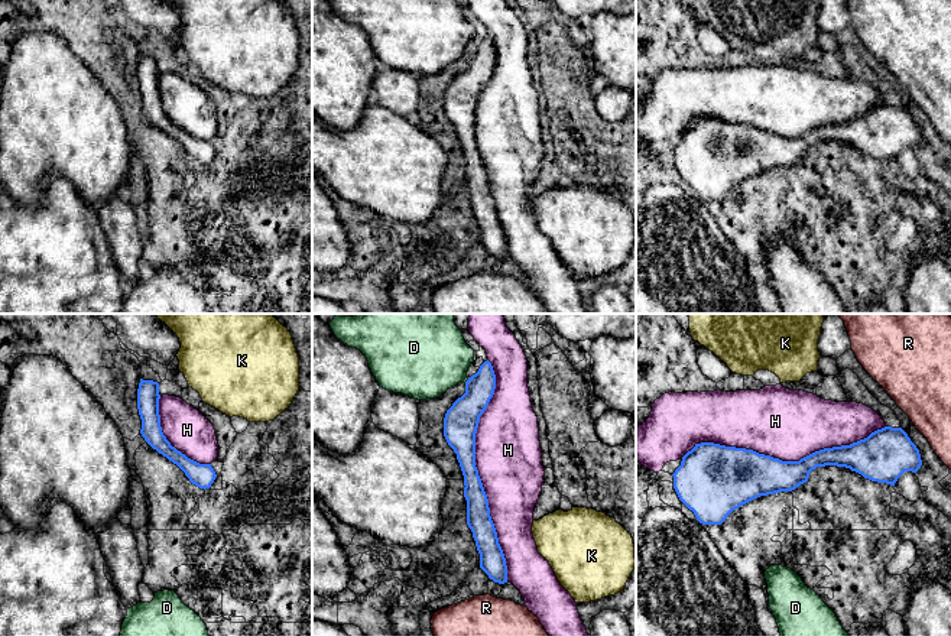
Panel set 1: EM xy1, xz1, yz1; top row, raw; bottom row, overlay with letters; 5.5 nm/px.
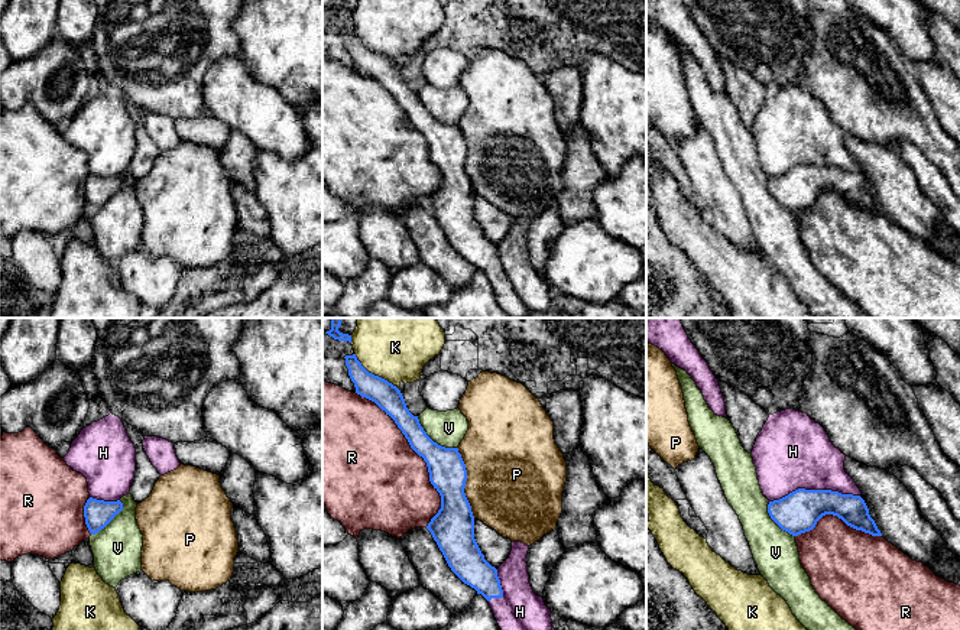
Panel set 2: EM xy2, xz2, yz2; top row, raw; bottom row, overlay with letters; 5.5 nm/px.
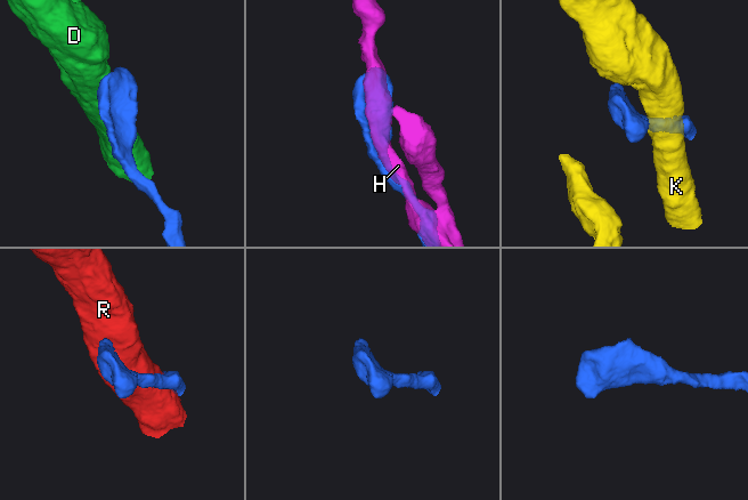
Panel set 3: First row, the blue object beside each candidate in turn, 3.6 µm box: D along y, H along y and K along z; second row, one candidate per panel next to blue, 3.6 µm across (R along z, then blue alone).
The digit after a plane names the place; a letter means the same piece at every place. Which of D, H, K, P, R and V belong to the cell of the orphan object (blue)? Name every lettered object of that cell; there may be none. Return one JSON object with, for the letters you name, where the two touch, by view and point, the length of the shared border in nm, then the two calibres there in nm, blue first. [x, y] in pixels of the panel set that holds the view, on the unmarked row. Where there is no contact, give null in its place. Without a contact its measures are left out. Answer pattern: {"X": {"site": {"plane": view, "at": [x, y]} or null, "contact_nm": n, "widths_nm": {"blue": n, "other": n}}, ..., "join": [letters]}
{"H": {"site": {"plane": "xz1", "at": [477, 146]}, "contact_nm": 1250, "widths_nm": {"blue": 180, "other": 360}}, "join": ["H"]}

